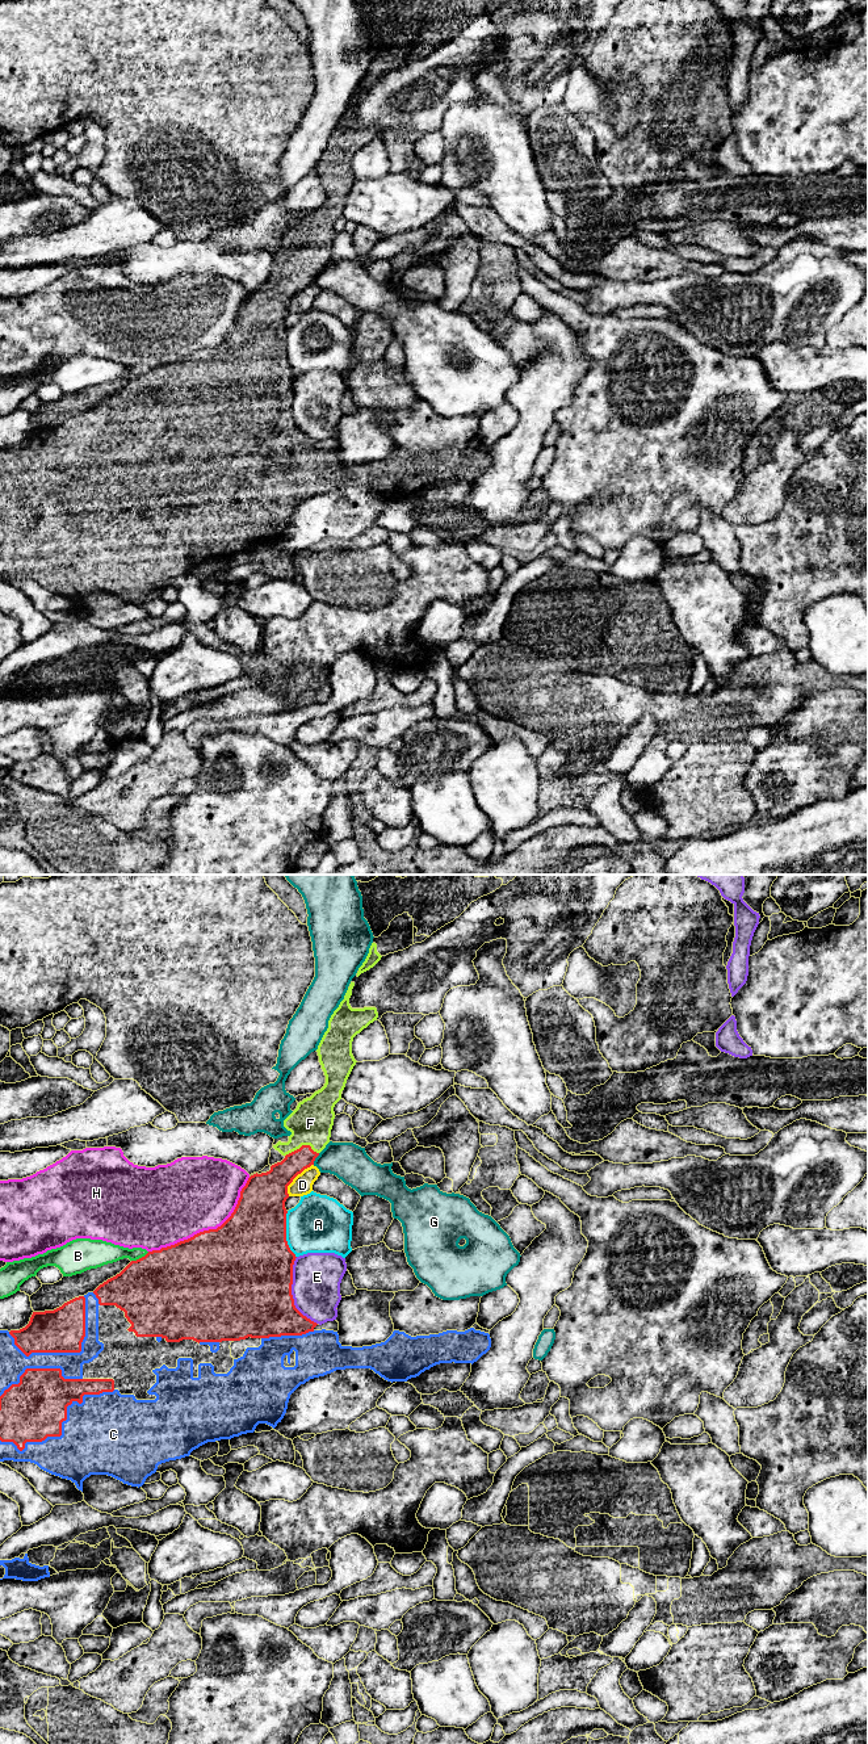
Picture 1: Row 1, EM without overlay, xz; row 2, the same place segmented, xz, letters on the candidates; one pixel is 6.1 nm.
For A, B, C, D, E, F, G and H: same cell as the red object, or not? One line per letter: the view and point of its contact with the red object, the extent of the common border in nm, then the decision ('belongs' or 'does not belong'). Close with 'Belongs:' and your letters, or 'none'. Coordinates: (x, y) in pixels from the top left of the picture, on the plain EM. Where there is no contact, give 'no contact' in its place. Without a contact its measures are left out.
A: meets red in xz at (285, 352); contact 300 nm long; does not belong
B: meets red in xz at (139, 376); contact 130 nm long; does not belong
C: meets red in xz at (61, 544); contact 750 nm long; belongs
D: meets red in xz at (294, 294); contact 260 nm long; does not belong
E: meets red in xz at (290, 410); contact 440 nm long; does not belong
F: meets red in xz at (302, 263); contact 200 nm long; belongs
G: meets red in xz at (315, 275); contact 80 nm long; does not belong
H: meets red in xz at (209, 347); contact 750 nm long; does not belong
Belongs: C, F

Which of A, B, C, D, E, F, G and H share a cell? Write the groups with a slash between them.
A / B / C F / D / E / G / H

